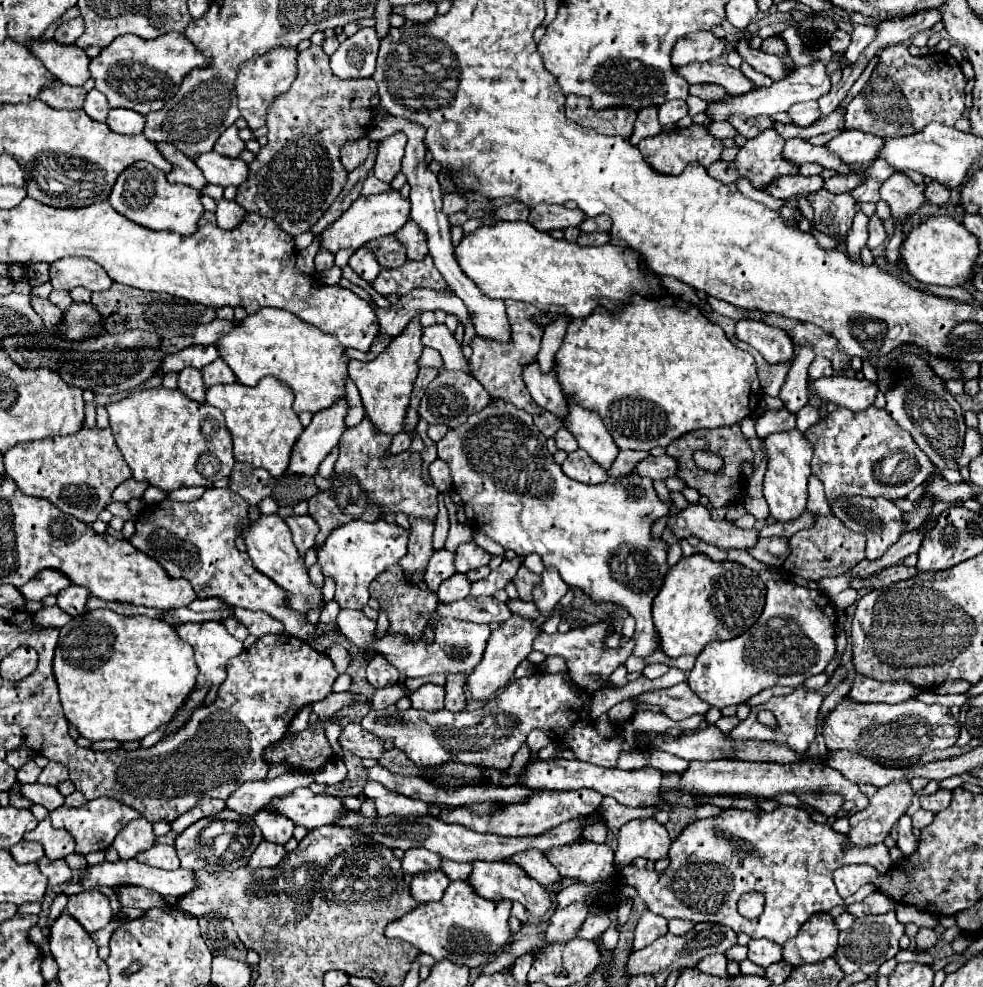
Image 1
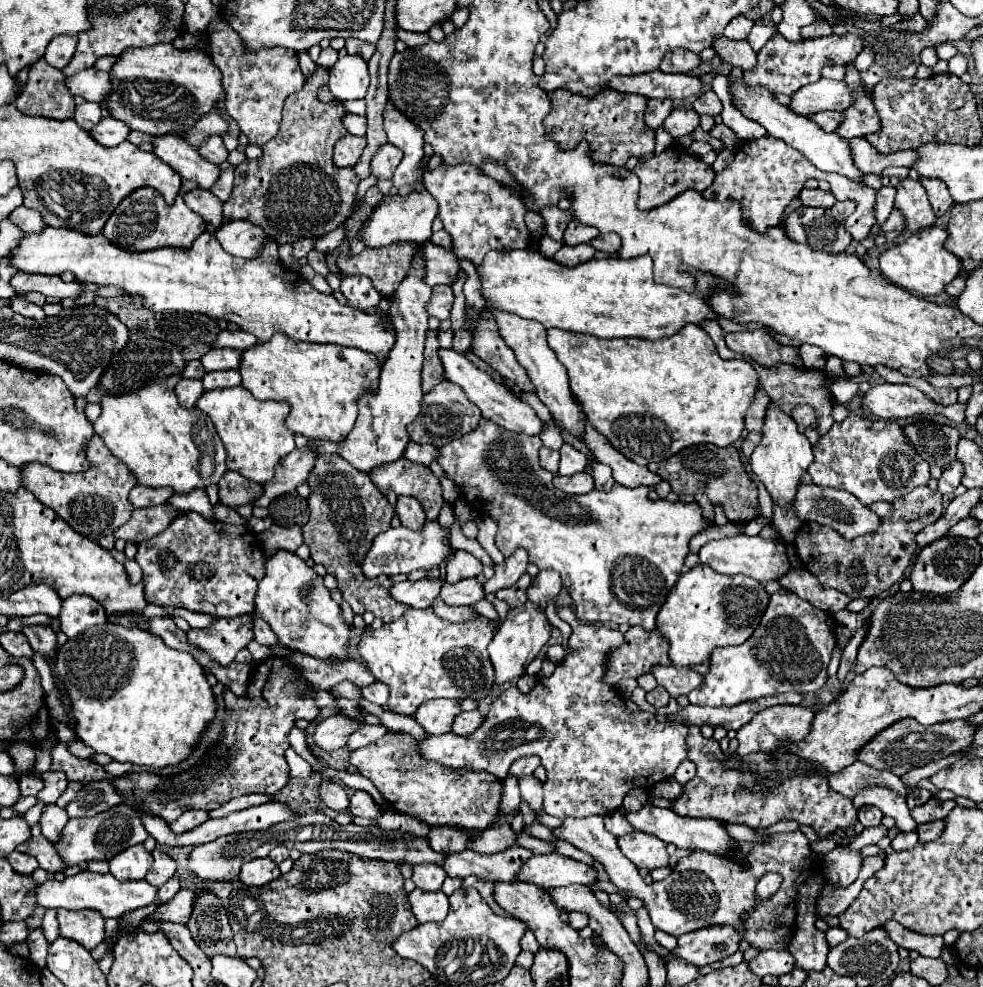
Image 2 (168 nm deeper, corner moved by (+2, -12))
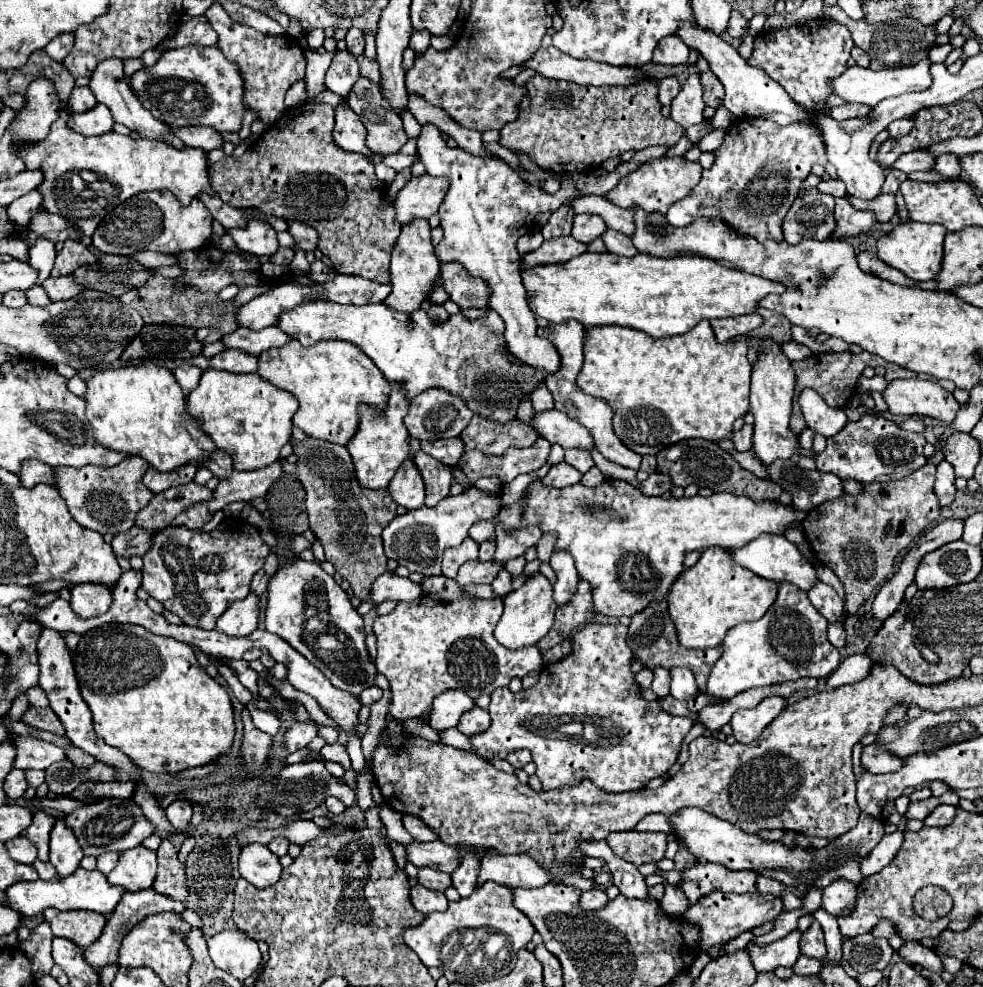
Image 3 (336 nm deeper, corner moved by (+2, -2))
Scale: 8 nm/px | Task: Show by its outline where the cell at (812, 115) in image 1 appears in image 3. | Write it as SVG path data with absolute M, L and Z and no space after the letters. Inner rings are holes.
M841 104L829 110L829 116L837 122L849 120L849 118L865 118L871 112L871 106L855 106L855 104Z

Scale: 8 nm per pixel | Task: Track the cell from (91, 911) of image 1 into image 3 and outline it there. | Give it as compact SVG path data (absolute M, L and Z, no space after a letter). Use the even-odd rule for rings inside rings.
M47 908L43 916L51 924L53 936L63 936L81 948L93 944L101 936L107 920L103 914L95 914L87 910L61 912L55 908Z

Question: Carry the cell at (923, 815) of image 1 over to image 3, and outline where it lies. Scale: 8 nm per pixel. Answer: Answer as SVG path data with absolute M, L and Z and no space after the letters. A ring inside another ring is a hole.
M941 804L923 822L925 822L925 826L947 826L953 822L953 818L955 818L955 806Z

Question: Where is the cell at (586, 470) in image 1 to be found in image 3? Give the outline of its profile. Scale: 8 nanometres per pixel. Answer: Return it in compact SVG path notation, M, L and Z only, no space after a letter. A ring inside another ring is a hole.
M559 462L547 472L543 482L549 484L549 486L555 486L555 488L565 488L565 486L571 486L571 484L579 484L581 472L575 470L573 466L567 466L567 462Z

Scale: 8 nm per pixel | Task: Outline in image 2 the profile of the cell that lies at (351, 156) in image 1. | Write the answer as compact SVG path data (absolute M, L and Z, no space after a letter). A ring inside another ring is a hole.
M343 136L337 144L335 144L335 150L333 150L333 162L341 168L351 168L357 164L357 160L361 158L361 152L365 148L367 140L365 138L359 138L359 136Z

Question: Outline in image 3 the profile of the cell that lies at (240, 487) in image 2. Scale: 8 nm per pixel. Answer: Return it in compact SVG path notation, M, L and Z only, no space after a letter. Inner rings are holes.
M217 450L211 456L211 462L205 468L209 468L213 472L213 476L217 476L219 480L223 480L223 478L227 478L233 472L233 460L231 460L231 456L227 452Z

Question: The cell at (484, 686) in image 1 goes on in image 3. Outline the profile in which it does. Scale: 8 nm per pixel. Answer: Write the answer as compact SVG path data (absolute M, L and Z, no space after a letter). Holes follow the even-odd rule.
M537 572L535 578L531 578L531 582L525 582L519 590L513 590L511 594L507 594L503 604L505 604L505 610L501 620L495 626L495 638L499 644L503 644L509 650L519 650L523 646L537 644L553 626L553 616L555 616L553 586L541 572Z

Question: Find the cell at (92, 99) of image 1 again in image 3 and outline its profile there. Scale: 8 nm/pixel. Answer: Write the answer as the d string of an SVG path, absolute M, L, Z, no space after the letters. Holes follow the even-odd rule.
M87 86L83 88L73 88L71 92L71 98L69 98L69 110L73 110L75 114L81 114L81 112L87 112L95 106L95 96L91 94L91 90Z

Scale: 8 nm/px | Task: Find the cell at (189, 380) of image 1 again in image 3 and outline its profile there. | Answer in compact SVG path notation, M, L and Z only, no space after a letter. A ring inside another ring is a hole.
M185 364L185 366L175 368L173 374L175 374L179 386L183 388L183 394L187 396L191 390L195 390L199 386L199 378L201 378L203 370L197 368L197 366L193 366L193 364Z

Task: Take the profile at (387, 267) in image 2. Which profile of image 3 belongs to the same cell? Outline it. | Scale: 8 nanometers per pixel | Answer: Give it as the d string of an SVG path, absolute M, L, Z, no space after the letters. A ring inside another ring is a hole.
M313 100L303 102L271 124L257 148L249 148L239 160L225 156L223 160L209 166L209 180L221 200L233 208L257 208L265 216L277 216L285 222L299 220L313 226L319 232L319 250L333 262L335 272L355 274L369 278L379 284L389 284L389 258L393 246L401 234L399 222L395 222L395 210L389 206L377 212L385 184L377 180L373 164L363 154L351 154L335 146L331 132L335 124L335 108L329 104L317 104Z

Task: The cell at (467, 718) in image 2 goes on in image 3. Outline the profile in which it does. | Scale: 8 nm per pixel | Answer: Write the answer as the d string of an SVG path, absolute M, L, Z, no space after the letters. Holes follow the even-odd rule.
M475 706L473 710L469 710L469 712L465 712L465 714L461 716L461 720L459 720L457 728L459 728L465 736L469 736L469 734L477 734L477 732L487 730L487 728L489 728L489 724L491 724L489 712L487 712L485 708Z

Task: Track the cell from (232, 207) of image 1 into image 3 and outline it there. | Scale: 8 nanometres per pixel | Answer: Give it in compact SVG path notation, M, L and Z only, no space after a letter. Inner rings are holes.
M251 218L245 228L225 230L225 234L229 234L235 240L235 244L249 254L271 256L279 248L277 232L271 228L269 222L261 218Z

